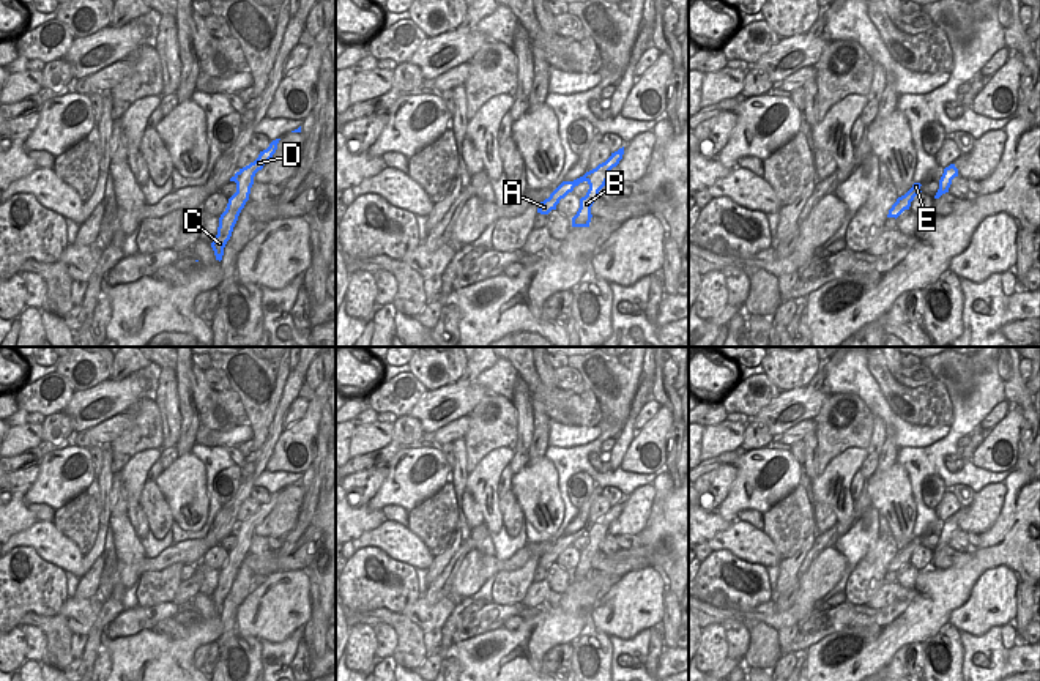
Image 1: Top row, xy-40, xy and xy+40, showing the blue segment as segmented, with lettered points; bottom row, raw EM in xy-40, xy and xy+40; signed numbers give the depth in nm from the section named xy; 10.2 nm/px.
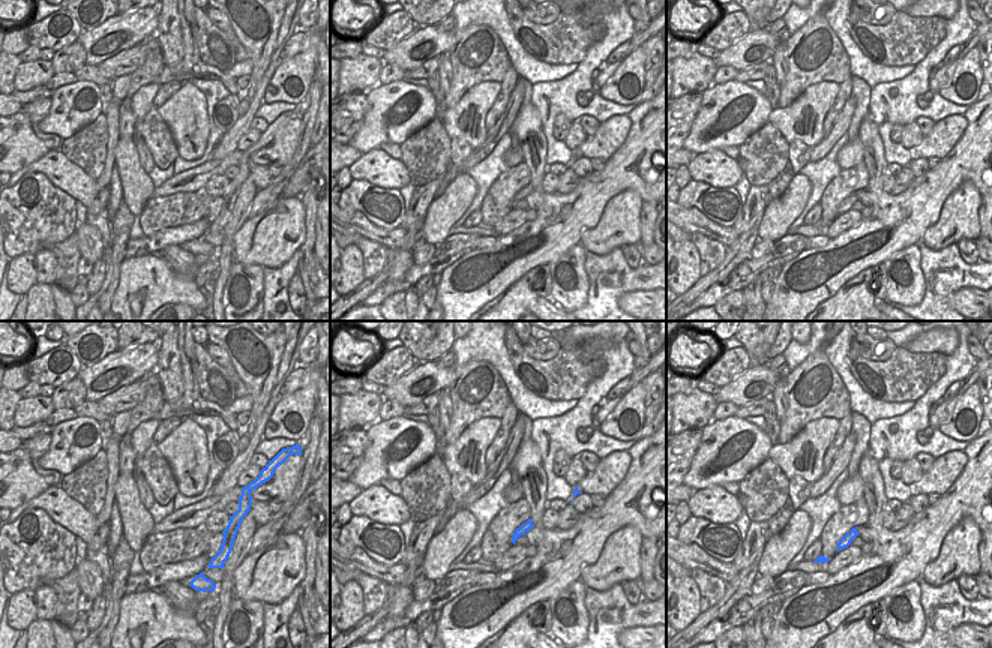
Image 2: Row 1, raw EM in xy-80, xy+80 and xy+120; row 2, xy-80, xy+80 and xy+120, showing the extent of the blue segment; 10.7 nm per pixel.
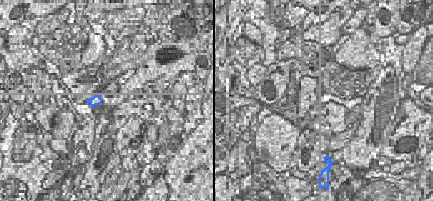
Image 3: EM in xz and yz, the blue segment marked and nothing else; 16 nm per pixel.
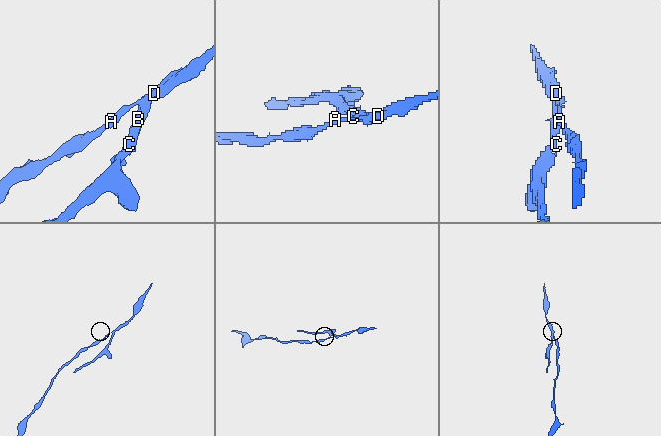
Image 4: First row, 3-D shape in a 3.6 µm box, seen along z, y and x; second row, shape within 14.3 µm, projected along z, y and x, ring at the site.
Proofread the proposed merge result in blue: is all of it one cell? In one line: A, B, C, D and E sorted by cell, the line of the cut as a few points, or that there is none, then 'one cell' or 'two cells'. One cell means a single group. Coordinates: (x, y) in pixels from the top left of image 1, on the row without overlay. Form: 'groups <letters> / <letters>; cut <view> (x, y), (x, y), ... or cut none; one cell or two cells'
groups A E / B C D; cut xy (588, 525), (585, 533); two cells

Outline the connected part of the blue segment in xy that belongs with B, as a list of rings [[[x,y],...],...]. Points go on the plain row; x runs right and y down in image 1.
[[[624,500],[611,506],[611,509],[605,515],[588,525],[586,534],[589,538],[589,542],[586,549],[580,552],[580,561],[572,571],[572,580],[589,580],[592,571],[591,560],[599,552],[599,544],[605,539],[610,523],[619,517],[622,508]]]

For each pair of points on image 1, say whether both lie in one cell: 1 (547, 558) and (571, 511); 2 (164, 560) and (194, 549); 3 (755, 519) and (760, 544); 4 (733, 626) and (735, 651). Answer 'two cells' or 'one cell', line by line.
1: two cells
2: two cells
3: two cells
4: one cell

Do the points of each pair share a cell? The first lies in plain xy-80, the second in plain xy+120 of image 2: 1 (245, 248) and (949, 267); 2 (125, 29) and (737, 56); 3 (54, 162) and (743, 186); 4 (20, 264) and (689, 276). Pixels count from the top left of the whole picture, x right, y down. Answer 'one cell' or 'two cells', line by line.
1: two cells
2: one cell
3: two cells
4: one cell

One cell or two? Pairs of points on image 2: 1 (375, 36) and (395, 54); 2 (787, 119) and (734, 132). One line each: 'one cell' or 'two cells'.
1: two cells
2: two cells

